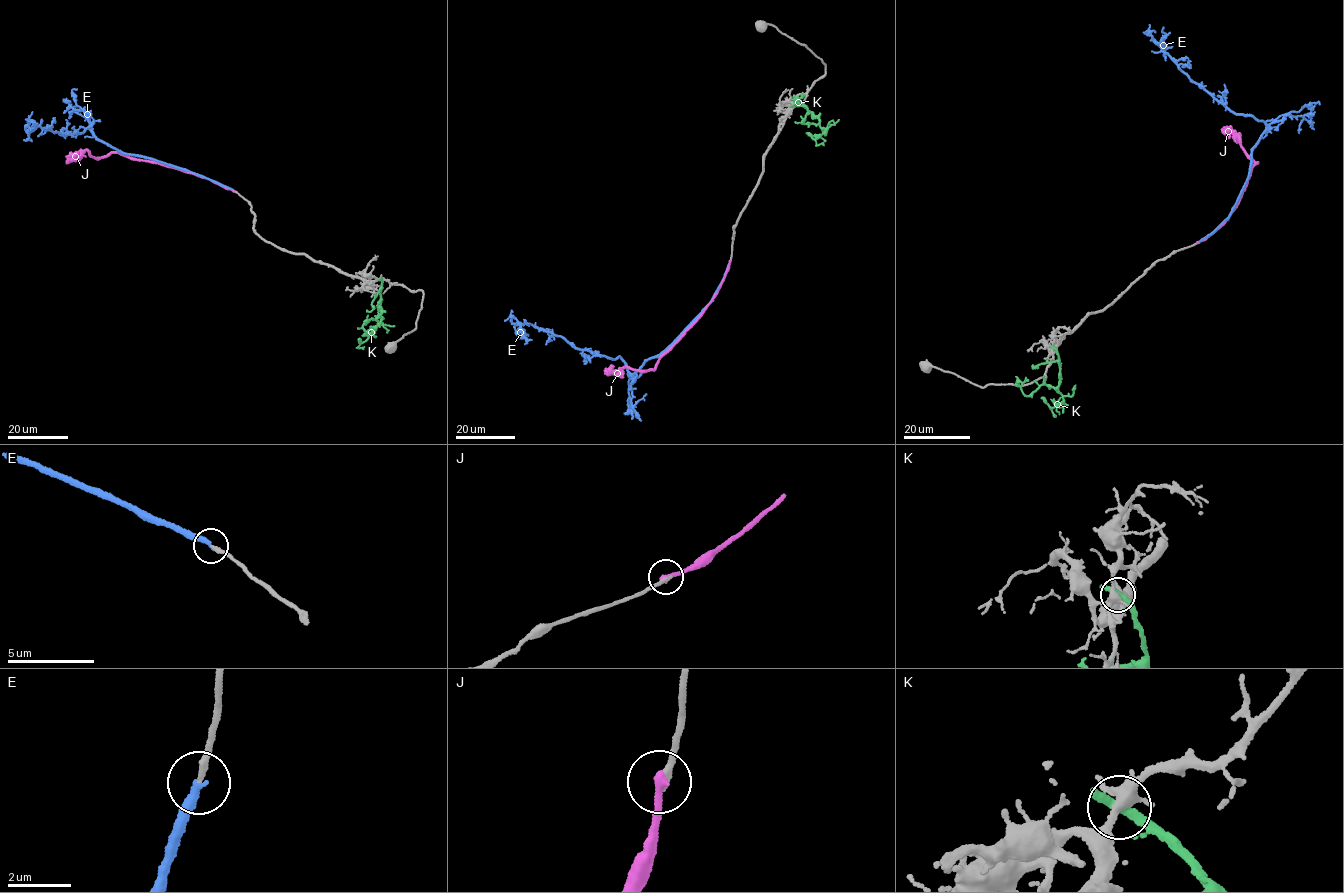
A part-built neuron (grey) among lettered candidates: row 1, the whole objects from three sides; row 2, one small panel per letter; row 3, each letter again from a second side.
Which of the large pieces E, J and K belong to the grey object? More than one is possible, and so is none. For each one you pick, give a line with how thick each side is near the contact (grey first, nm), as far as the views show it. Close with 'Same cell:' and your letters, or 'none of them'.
J: 240/300 nm
Same cell: J

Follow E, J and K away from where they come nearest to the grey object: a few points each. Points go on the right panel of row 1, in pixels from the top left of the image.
E: (1198, 241), (1229, 217), (1266, 123), (1233, 112), (1179, 68), (1157, 43), (1164, 38), (1163, 27)
J: (1198, 242), (1224, 224), (1257, 162), (1248, 156), (1237, 135), (1229, 131), (1222, 132)
K: (1053, 348), (1060, 367), (1058, 392), (1044, 383), (1027, 396), (1017, 381), (1023, 383), (1028, 380)

